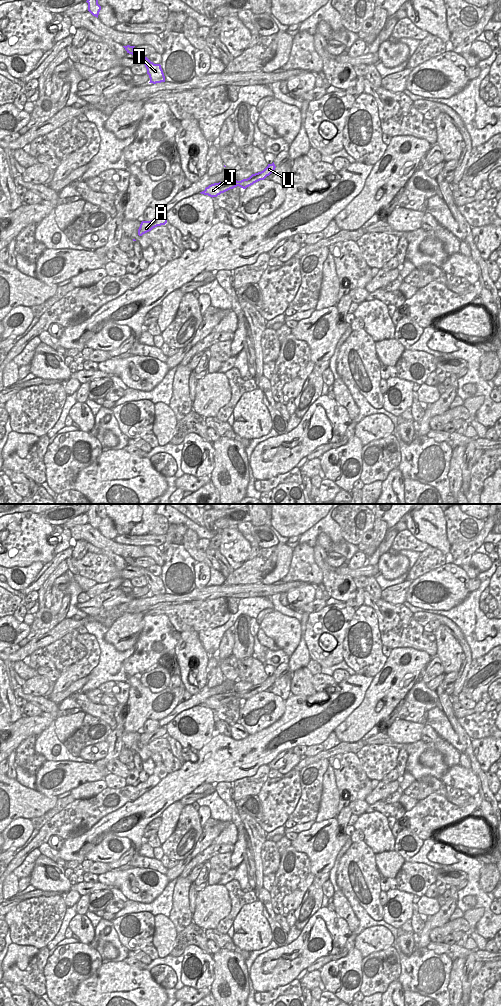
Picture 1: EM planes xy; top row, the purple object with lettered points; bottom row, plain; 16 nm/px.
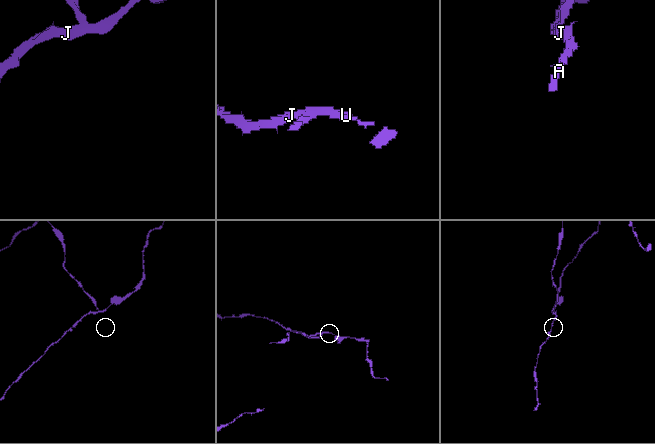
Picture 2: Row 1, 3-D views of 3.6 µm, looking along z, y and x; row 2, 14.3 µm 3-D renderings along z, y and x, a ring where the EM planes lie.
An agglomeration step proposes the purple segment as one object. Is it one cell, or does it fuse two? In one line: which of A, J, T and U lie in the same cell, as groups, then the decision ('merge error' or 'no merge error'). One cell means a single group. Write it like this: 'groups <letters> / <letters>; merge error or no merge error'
groups A J U / T; merge error

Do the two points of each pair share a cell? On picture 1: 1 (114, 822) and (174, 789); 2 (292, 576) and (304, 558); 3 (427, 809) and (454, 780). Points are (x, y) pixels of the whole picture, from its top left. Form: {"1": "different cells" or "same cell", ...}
{"1": "same cell", "2": "same cell", "3": "different cells"}

